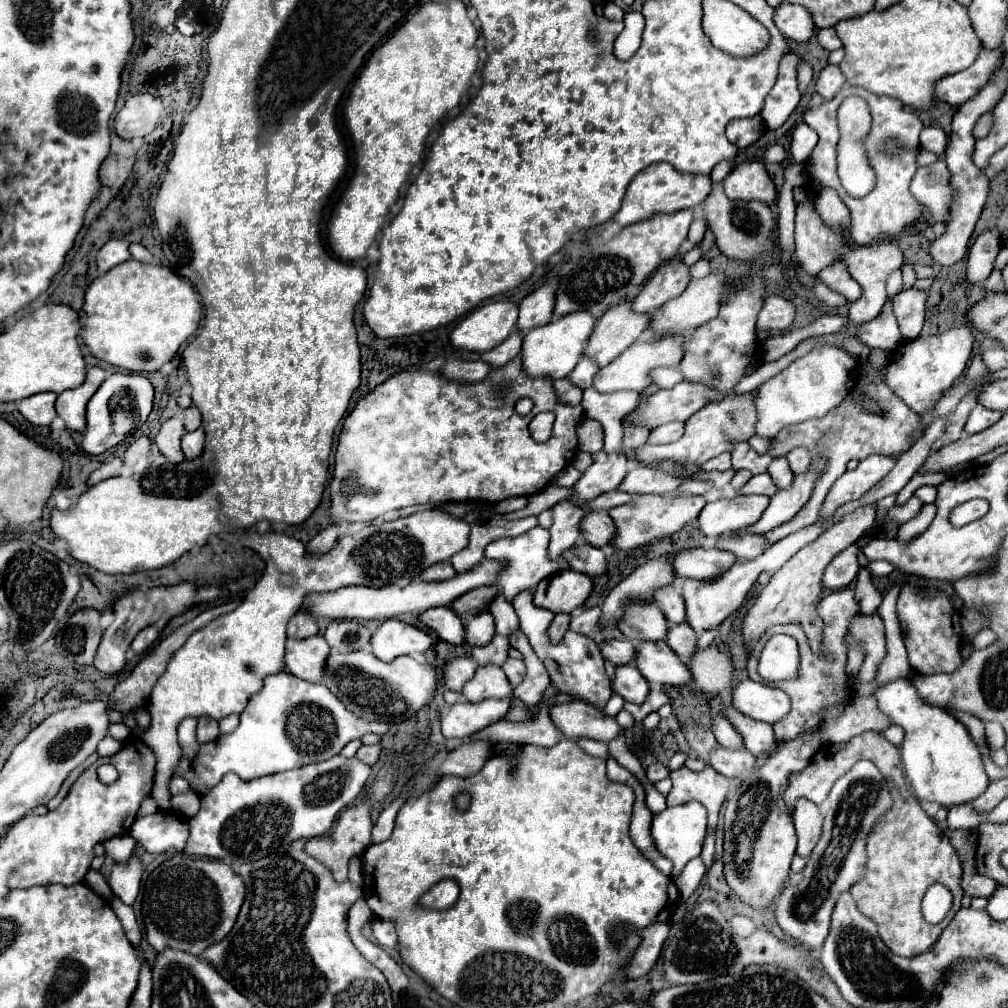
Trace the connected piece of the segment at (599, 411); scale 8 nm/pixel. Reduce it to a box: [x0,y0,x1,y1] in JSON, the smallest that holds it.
[581,387,639,451]

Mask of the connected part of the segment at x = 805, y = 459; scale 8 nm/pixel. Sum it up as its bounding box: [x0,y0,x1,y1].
[787,447,811,475]

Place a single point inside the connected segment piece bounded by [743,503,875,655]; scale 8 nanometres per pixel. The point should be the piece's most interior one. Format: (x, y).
(793, 591)

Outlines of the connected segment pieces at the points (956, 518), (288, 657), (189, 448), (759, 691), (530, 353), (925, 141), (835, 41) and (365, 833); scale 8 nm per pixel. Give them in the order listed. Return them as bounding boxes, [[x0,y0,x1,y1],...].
[[951,499,989,527],[285,635,331,683],[181,427,205,457],[733,679,789,723],[523,311,597,379],[921,127,947,159],[815,27,841,51],[305,795,371,883]]

